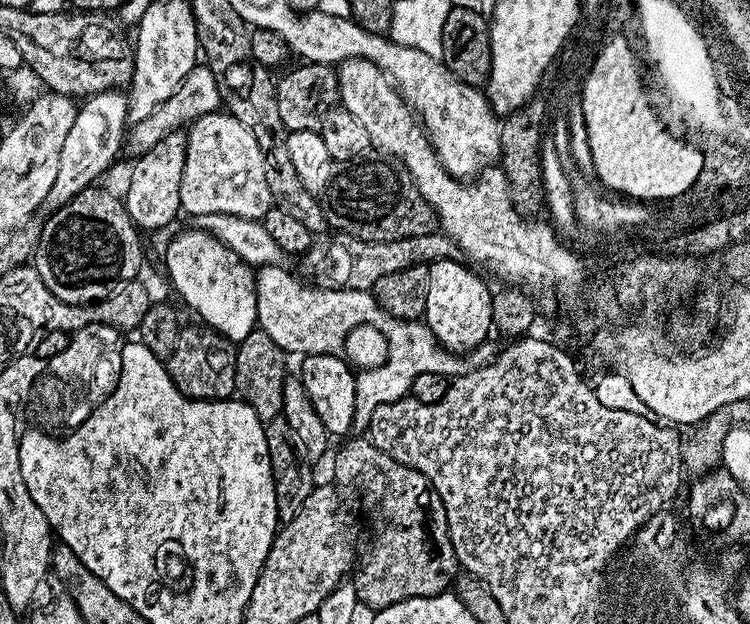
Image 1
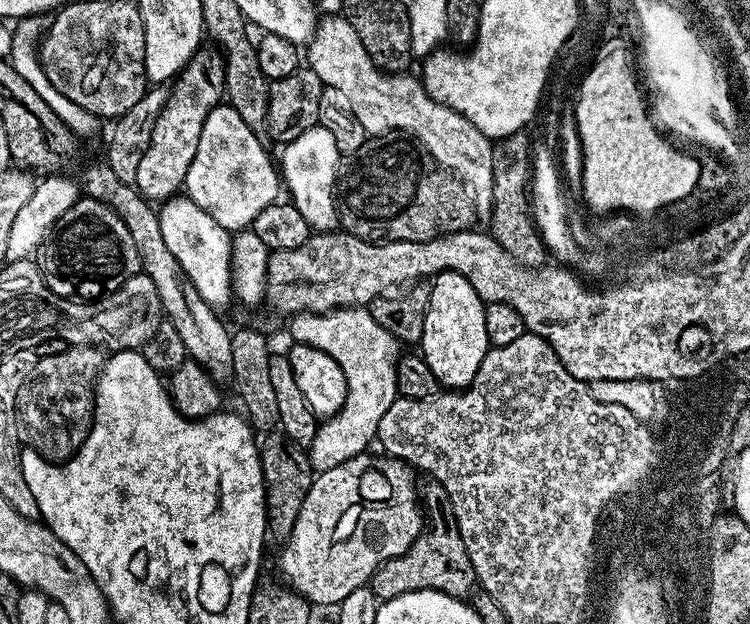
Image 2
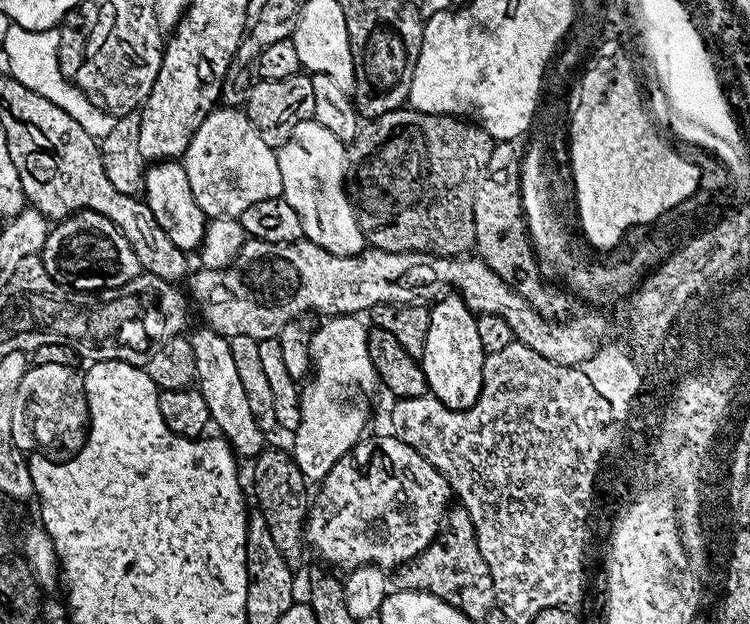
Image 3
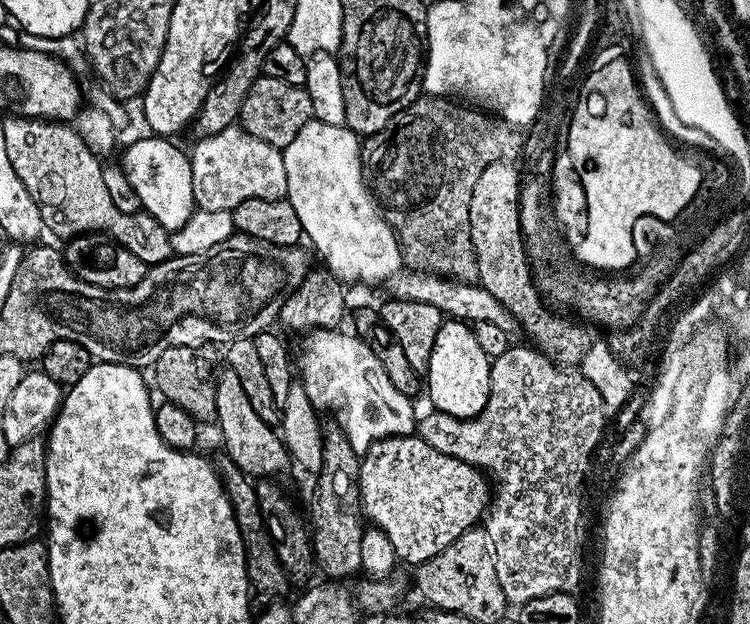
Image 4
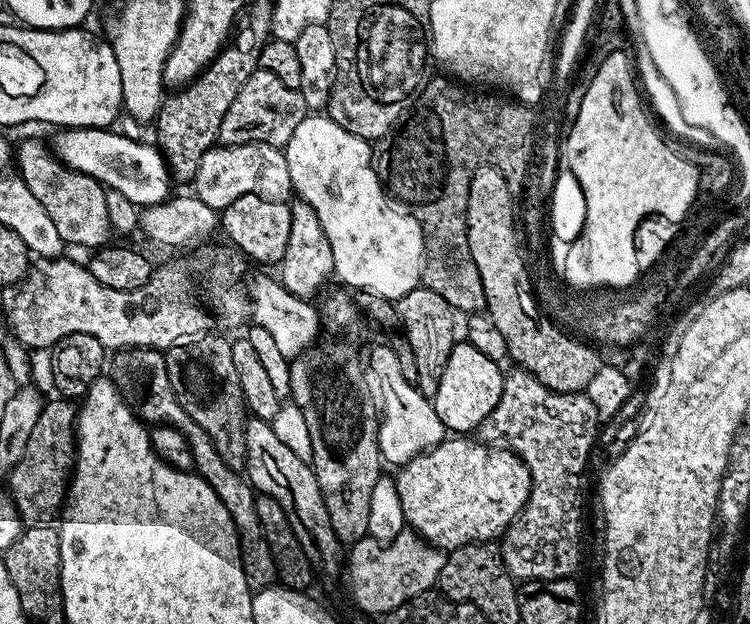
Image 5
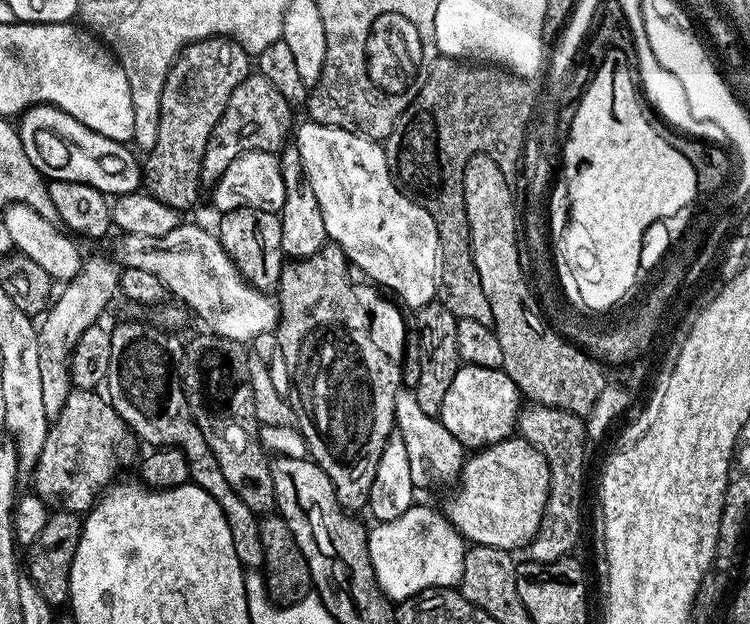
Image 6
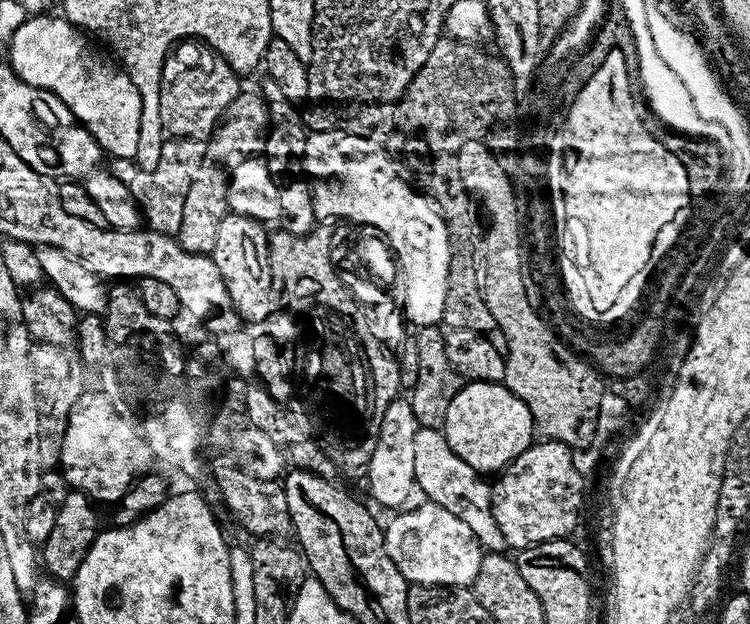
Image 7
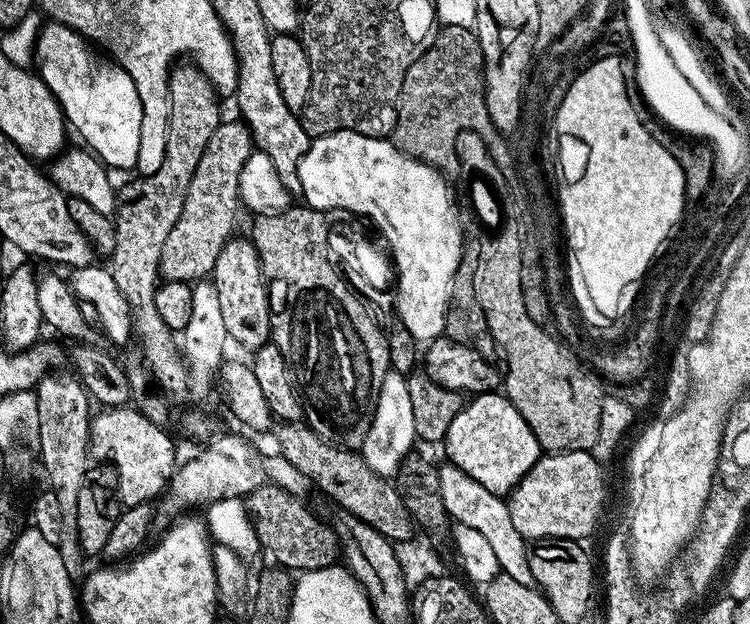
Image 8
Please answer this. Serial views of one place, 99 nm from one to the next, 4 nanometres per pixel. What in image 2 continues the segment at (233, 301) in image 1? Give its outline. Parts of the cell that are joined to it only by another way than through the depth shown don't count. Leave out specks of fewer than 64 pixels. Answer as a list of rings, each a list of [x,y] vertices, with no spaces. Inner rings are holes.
[[[184,194],[174,195],[169,200],[163,201],[159,205],[158,215],[166,247],[170,249],[170,254],[174,254],[174,258],[178,258],[178,266],[182,266],[186,278],[190,278],[190,282],[194,282],[194,290],[198,290],[198,294],[202,294],[202,298],[211,308],[224,310],[224,307],[230,302],[233,303],[234,300],[232,291],[233,237],[228,229],[218,226],[218,222],[214,222],[214,218],[210,218],[210,214],[206,214],[206,210],[202,210],[202,206],[198,206]]]

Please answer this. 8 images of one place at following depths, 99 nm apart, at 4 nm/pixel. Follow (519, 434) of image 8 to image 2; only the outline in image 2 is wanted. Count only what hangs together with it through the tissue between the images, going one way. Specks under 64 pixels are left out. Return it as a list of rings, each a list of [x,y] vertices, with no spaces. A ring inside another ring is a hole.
[[[439,272],[430,284],[432,293],[428,299],[426,310],[426,326],[422,330],[422,338],[418,345],[419,355],[424,357],[426,366],[434,370],[434,378],[448,390],[463,390],[478,374],[478,366],[482,366],[482,358],[486,358],[490,347],[486,338],[486,314],[484,313],[484,301],[470,286],[470,282],[462,274],[457,272]]]

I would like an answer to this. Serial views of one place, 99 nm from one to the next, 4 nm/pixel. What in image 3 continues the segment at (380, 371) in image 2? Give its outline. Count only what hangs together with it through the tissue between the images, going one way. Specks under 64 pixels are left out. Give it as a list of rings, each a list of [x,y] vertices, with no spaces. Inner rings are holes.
[[[357,315],[329,317],[313,331],[308,344],[312,365],[322,374],[314,374],[301,385],[302,413],[298,430],[290,436],[290,451],[298,470],[302,470],[304,479],[309,482],[323,482],[338,458],[351,452],[365,435],[363,410],[356,404],[344,404],[346,390],[357,389],[362,394],[370,394],[380,386],[370,360],[368,328],[359,320]]]

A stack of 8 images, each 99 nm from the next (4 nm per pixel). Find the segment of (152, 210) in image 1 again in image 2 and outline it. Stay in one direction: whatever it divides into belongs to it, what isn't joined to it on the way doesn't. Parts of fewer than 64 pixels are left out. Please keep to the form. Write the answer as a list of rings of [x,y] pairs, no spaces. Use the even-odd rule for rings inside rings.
[[[201,47],[189,58],[188,65],[171,85],[168,100],[154,122],[150,146],[146,146],[142,162],[138,162],[134,187],[149,202],[169,200],[184,188],[190,162],[194,162],[194,154],[198,154],[198,138],[202,138],[202,126],[206,118],[225,99],[224,57],[219,51],[207,47]]]

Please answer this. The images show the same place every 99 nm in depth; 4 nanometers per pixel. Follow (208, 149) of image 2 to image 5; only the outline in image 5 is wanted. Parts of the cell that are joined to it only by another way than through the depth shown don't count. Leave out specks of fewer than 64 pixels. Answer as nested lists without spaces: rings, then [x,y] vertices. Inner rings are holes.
[[[269,144],[214,146],[198,166],[194,187],[194,195],[217,210],[230,206],[230,202],[242,198],[242,194],[258,194],[267,200],[282,201],[293,195],[290,166],[284,153]]]

